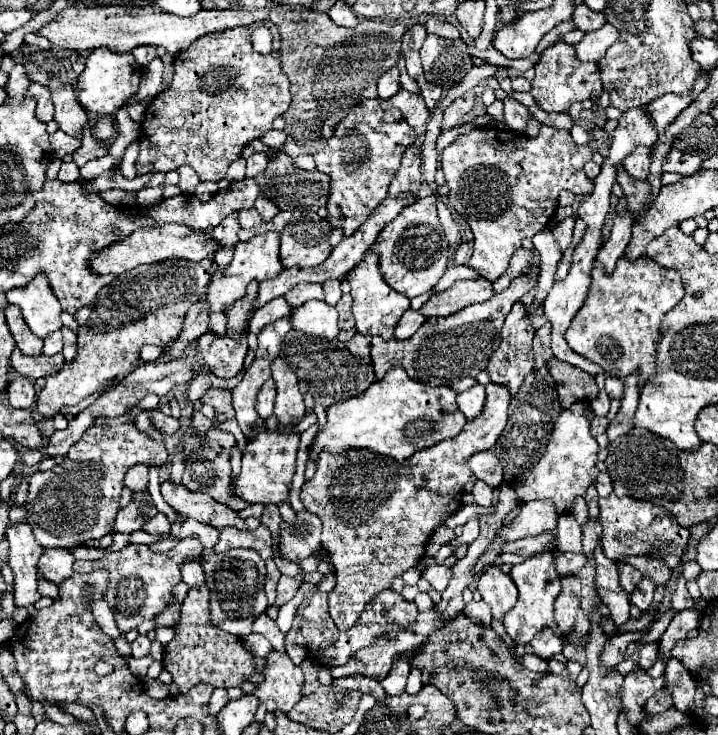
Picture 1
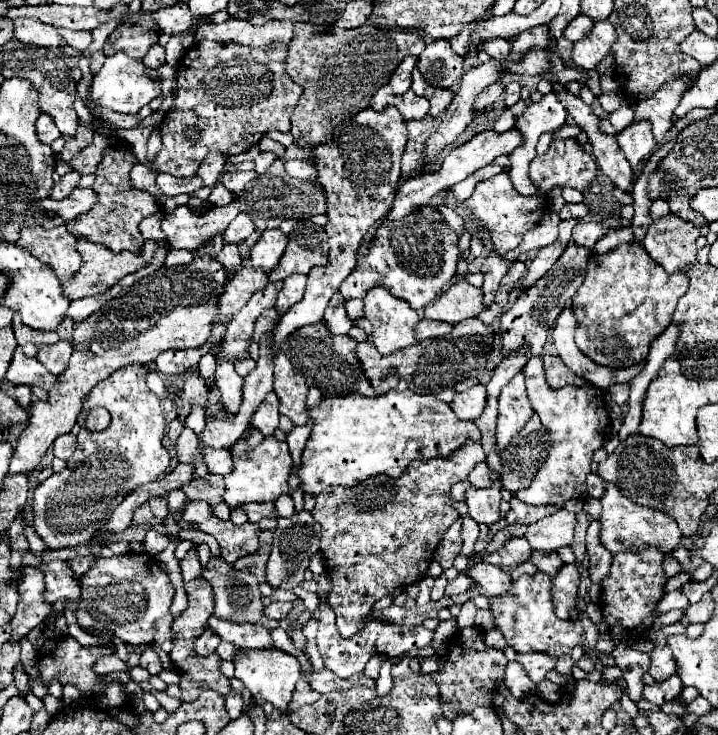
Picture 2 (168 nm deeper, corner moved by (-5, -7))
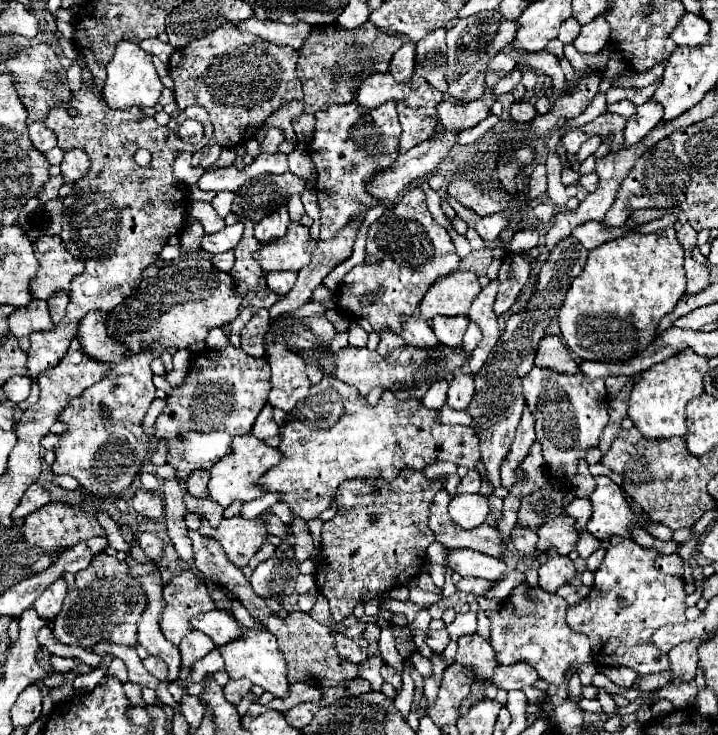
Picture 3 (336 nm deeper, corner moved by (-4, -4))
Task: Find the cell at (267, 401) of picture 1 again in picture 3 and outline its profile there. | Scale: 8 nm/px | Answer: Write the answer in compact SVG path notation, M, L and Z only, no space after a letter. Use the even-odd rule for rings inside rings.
M266 404L266 406L262 408L262 412L258 414L258 418L256 418L256 422L254 422L254 428L252 428L252 434L254 434L256 438L264 440L264 438L270 438L270 436L278 436L280 428L278 428L278 424L274 422L272 412L274 412L274 408L272 408L270 404Z

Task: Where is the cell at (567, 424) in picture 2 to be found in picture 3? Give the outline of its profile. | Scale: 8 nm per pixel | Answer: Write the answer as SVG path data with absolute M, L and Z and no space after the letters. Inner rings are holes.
M532 370L522 378L524 386L524 398L530 408L530 412L536 416L536 436L542 444L542 456L548 464L550 478L562 486L566 486L576 474L578 474L578 460L586 456L588 446L598 446L600 434L604 432L608 424L608 402L606 402L606 390L604 380L588 382L580 372L578 374L556 374L552 370Z

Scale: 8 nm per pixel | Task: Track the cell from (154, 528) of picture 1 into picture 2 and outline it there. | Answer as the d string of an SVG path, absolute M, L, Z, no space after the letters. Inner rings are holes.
M149 531L147 537L145 537L145 553L149 555L159 555L167 545L169 545L169 539L165 535L159 535L155 531Z

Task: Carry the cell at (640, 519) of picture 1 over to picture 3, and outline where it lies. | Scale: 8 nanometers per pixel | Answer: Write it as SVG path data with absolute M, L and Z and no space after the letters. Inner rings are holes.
M596 476L596 490L590 496L590 502L594 506L594 514L588 522L588 532L594 534L598 540L608 540L610 536L624 536L628 538L634 530L634 526L644 528L650 524L650 516L638 508L640 514L634 512L634 506L626 498L624 490L612 482L608 476ZM644 516L646 526L642 526L638 520Z

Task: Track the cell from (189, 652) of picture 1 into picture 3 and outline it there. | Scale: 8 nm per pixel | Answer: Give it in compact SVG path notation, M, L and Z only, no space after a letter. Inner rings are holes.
M190 570L174 576L164 586L164 600L168 602L168 606L160 614L160 628L166 640L176 646L182 642L184 636L192 632L192 616L216 608L204 580Z

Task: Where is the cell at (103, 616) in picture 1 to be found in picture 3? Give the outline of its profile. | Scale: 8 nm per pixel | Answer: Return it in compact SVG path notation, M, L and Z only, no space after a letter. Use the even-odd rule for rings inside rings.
M58 578L56 582L52 582L52 584L42 592L42 596L34 602L36 612L38 612L42 618L46 618L46 620L56 618L56 614L58 614L60 608L62 608L62 600L64 600L64 596L66 596L66 590L68 590L68 586L66 586L66 580L64 580L64 578Z

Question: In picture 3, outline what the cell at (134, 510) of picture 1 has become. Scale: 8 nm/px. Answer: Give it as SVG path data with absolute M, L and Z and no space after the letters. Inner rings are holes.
M136 492L132 500L132 508L150 520L158 520L164 516L164 504L162 498L156 492Z

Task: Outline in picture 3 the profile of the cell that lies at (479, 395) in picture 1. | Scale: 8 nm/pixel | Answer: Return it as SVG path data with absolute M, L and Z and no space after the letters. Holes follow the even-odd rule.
M458 374L450 382L448 406L454 410L466 410L474 396L474 378L468 374Z

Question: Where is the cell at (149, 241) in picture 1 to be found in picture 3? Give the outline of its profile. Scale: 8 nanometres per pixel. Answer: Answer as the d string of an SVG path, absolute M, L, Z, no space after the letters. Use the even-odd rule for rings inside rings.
M44 236L44 238L36 240L34 242L34 254L36 254L38 262L40 262L40 272L32 280L32 294L34 294L34 298L48 300L56 292L70 292L72 278L76 274L84 272L84 262L86 260L82 260L80 256L72 256L68 252L68 248L62 244L60 236Z

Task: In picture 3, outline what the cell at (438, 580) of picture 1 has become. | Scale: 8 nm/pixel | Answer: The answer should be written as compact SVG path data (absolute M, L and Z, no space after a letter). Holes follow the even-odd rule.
M462 578L456 584L456 590L464 592L464 594L476 594L482 596L484 592L488 592L494 586L494 582L484 582L482 578Z

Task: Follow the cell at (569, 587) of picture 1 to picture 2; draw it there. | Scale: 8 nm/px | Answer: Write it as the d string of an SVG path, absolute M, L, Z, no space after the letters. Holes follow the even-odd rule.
M561 565L557 577L553 581L553 607L557 617L569 617L575 607L575 597L579 591L579 571L575 565Z

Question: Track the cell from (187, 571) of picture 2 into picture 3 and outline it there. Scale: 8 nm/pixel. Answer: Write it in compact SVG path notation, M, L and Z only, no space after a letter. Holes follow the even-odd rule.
M228 346L224 350L204 350L194 352L190 358L190 370L184 386L172 390L168 396L168 406L156 420L156 436L170 442L168 464L176 468L176 478L164 482L164 502L166 502L166 526L168 536L182 562L194 562L192 542L186 534L184 524L184 494L186 478L196 468L212 468L222 456L228 454L232 434L244 436L252 430L256 416L268 402L270 392L270 366L262 358L252 358L244 350Z

